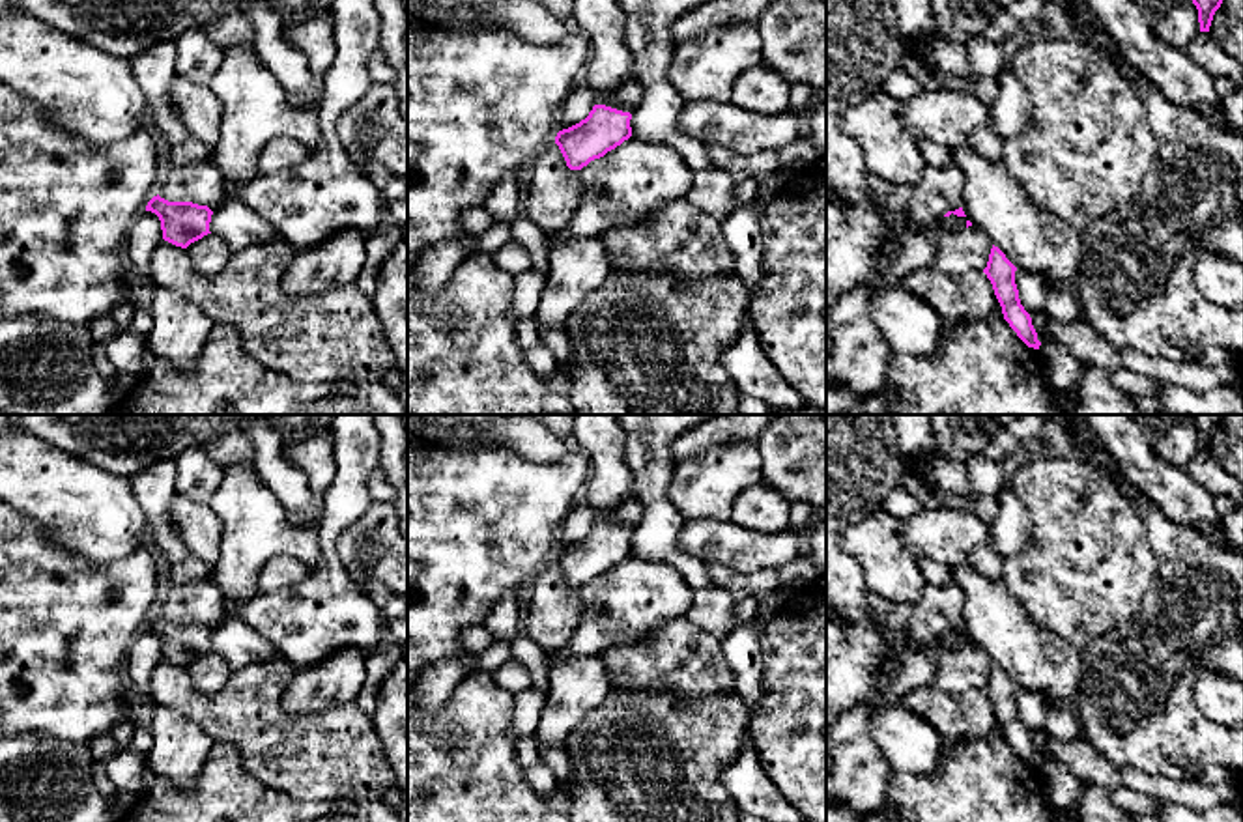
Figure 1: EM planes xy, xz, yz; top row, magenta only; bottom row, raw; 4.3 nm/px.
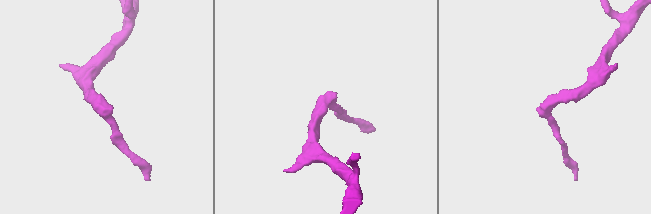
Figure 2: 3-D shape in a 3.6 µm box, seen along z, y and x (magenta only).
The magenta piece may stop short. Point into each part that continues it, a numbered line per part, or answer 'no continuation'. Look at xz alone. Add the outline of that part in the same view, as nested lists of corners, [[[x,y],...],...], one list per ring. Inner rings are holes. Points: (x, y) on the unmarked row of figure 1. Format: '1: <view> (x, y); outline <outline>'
1: xz (600, 438); outline [[[576,415],[572,426],[572,446],[589,460],[589,480],[581,503],[596,512],[594,523],[611,523],[617,512],[632,497],[632,473],[624,458],[626,433],[615,415]]]

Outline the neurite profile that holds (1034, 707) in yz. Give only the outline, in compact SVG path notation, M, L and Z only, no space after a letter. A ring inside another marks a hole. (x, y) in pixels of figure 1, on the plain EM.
M1017 687L1015 702L1024 729L1030 734L1043 730L1047 716L1052 710L1050 701L1041 691L1026 691Z

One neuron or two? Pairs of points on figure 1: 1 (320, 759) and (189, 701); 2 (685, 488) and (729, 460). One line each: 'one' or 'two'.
1: one
2: one

